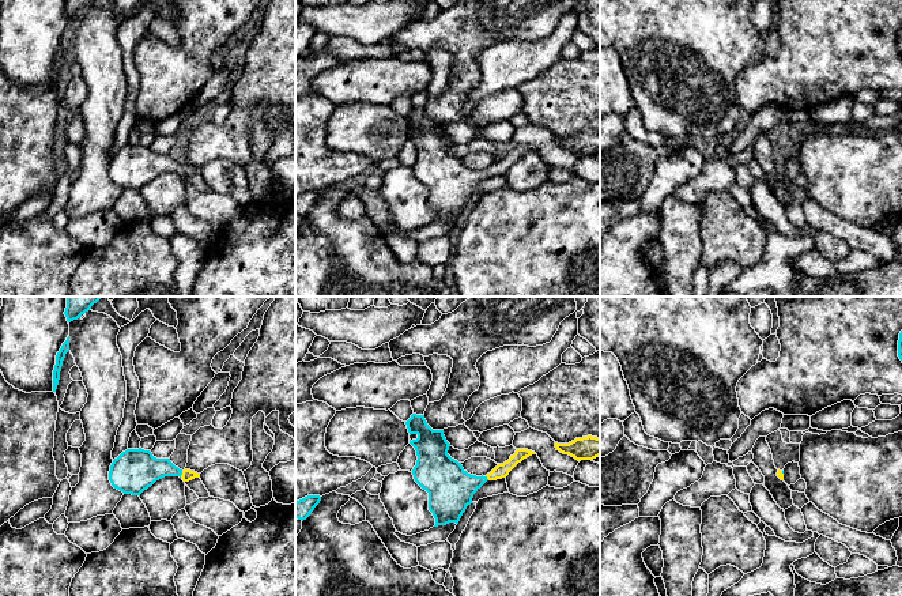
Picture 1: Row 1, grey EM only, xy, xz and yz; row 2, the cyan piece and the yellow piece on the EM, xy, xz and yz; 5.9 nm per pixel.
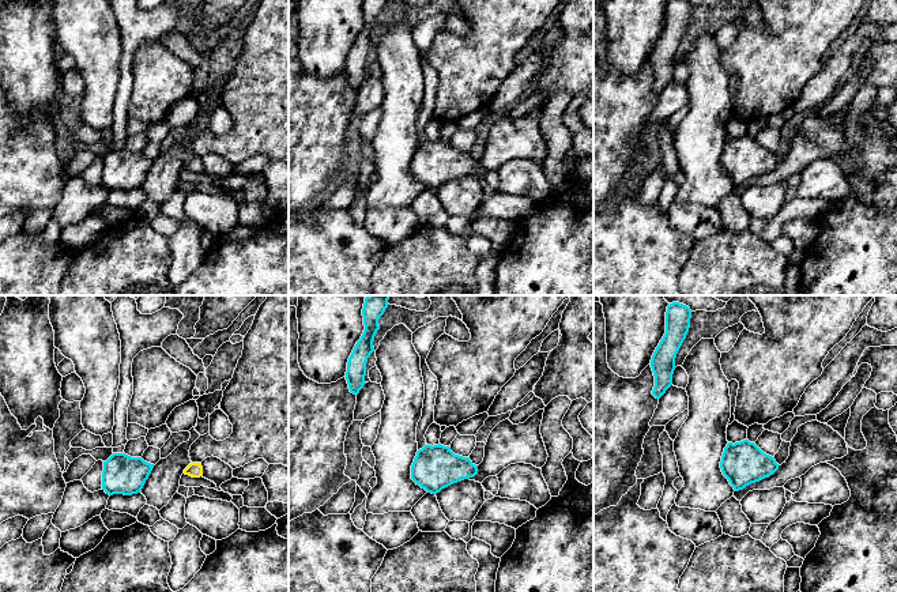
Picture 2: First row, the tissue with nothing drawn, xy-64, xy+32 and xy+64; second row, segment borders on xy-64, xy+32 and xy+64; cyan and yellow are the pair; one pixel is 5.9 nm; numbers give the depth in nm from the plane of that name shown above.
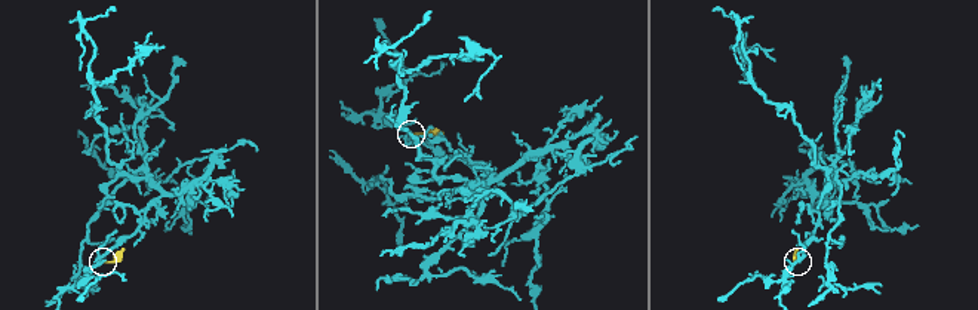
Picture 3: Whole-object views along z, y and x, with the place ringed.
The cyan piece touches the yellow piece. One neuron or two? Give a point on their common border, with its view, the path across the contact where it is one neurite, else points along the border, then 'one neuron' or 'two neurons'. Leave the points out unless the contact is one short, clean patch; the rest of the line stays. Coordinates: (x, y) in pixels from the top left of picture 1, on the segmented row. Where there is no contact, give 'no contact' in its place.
meets cyan in xy at (181, 474); runs through xy (139, 470), (172, 470), (181, 474), (187, 475); one neuron

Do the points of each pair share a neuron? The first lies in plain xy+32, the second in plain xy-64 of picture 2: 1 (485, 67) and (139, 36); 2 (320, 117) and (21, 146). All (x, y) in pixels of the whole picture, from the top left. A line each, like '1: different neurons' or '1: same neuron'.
1: different neurons
2: same neuron

